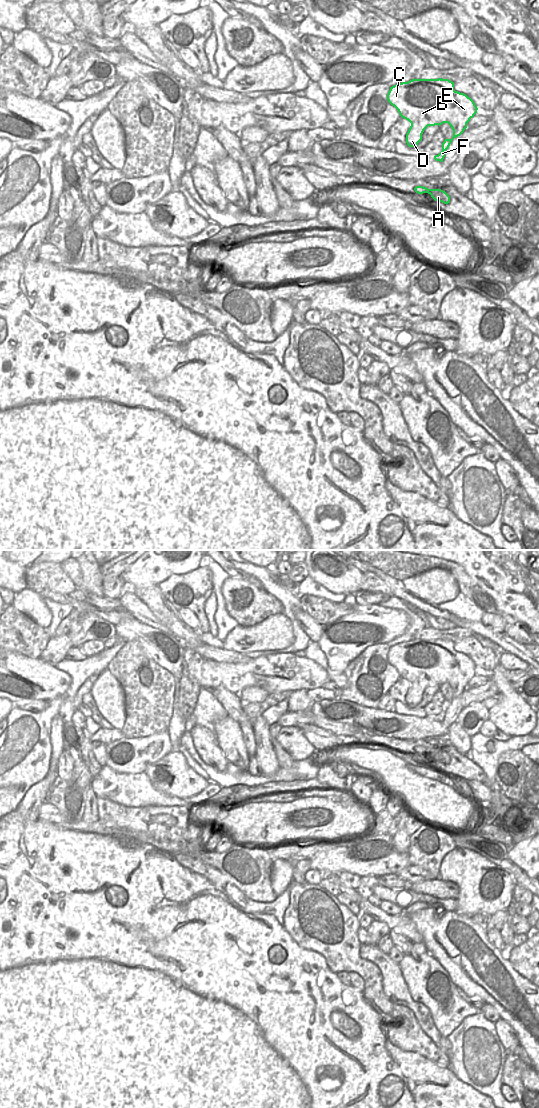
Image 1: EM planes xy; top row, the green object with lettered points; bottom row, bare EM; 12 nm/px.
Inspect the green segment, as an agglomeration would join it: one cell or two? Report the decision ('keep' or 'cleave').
keep

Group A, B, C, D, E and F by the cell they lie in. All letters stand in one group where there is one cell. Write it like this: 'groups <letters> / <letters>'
groups A B C D E F

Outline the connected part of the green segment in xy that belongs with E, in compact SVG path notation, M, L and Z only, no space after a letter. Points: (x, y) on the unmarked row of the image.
M441 638L412 639L398 643L390 647L387 660L402 678L411 683L406 694L409 707L418 705L428 686L440 686L443 683L451 686L453 697L445 699L442 711L434 716L440 722L443 722L452 700L464 692L478 670L470 657L454 650L454 642Z

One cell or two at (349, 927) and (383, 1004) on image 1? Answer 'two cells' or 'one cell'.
one cell

